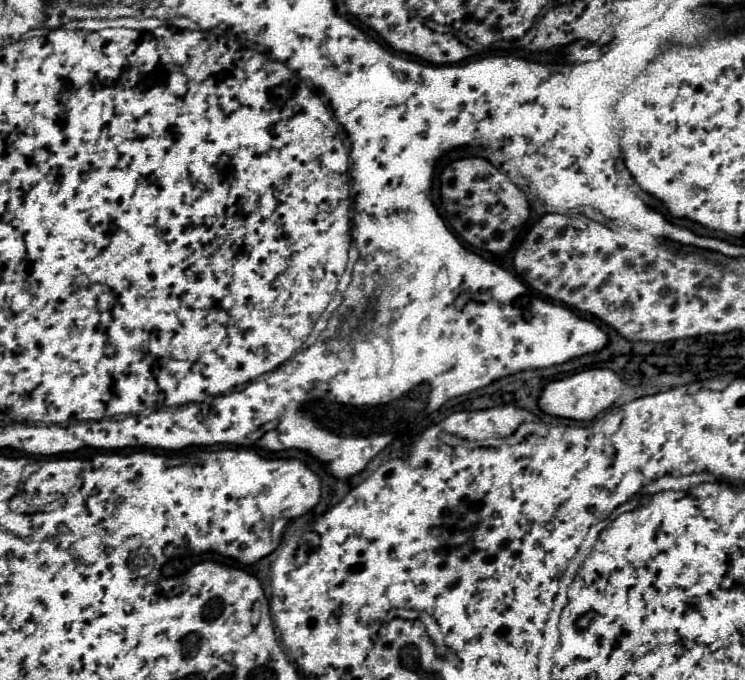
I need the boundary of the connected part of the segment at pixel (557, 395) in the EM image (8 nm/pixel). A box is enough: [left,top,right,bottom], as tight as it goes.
[538,368,622,422]

